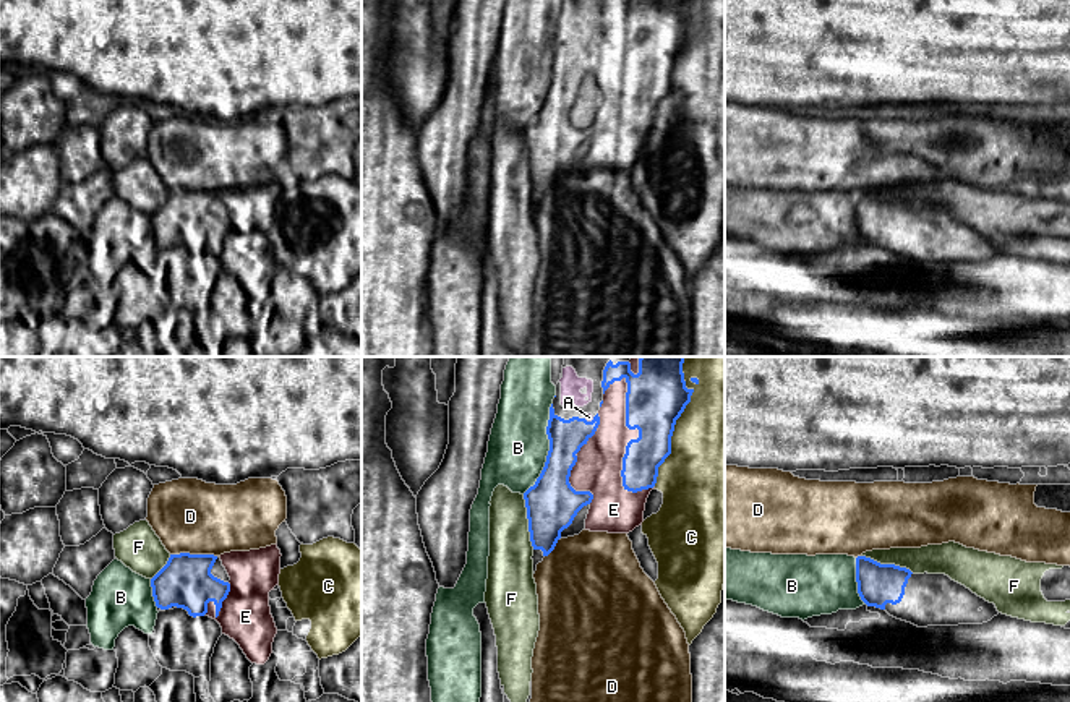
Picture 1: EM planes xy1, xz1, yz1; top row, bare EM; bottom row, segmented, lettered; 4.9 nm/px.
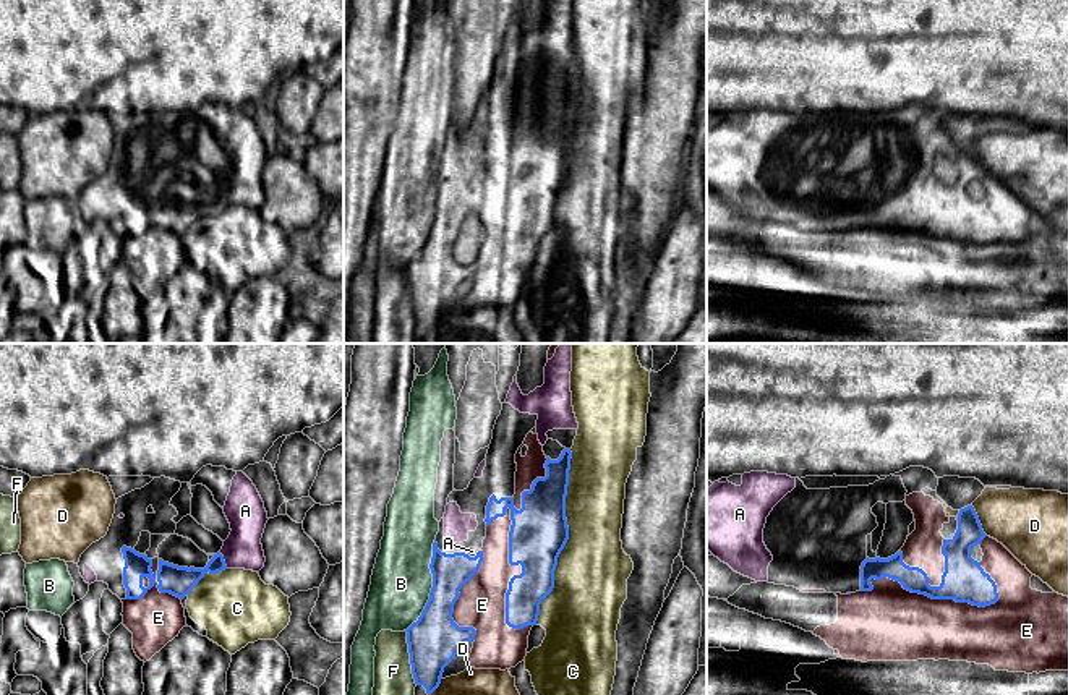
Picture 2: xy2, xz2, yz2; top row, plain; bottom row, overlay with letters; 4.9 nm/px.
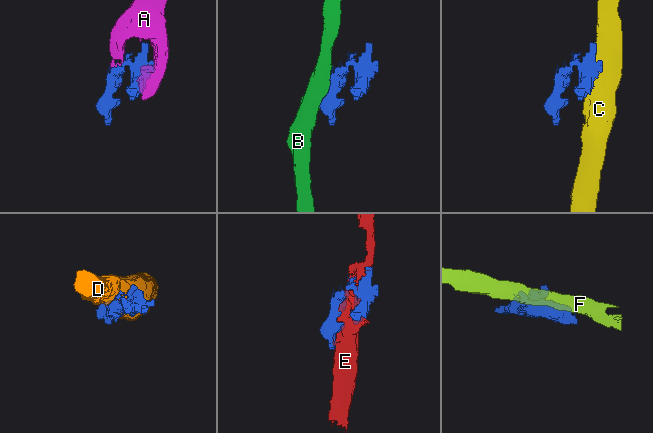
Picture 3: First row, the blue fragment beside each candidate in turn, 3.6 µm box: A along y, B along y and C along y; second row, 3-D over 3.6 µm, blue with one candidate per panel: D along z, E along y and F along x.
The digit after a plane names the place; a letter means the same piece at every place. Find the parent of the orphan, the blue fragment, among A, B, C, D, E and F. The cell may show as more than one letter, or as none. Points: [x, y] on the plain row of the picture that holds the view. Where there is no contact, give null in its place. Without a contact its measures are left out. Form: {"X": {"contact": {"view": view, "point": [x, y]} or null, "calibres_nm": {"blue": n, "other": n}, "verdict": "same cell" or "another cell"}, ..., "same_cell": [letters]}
{"A": {"contact": {"view": "xy2", "point": [224, 198]}, "calibres_nm": {"blue": 140, "other": 190}, "verdict": "same cell"}, "B": {"contact": {"view": "xz2", "point": [433, 222]}, "calibres_nm": {"blue": 240, "other": 300}, "verdict": "another cell"}, "C": {"contact": {"view": "xz2", "point": [566, 179]}, "calibres_nm": {"blue": 280, "other": 360}, "verdict": "another cell"}, "D": {"contact": {"view": "xy1", "point": [193, 192]}, "calibres_nm": {"blue": 260, "other": 360}, "verdict": "another cell"}, "E": {"contact": {"view": "yz2", "point": [926, 232]}, "calibres_nm": {"blue": 220, "other": 360}, "verdict": "another cell"}, "F": {"contact": {"view": "xz1", "point": [529, 159]}, "calibres_nm": {"blue": 260, "other": 220}, "verdict": "another cell"}, "same_cell": ["A"]}

